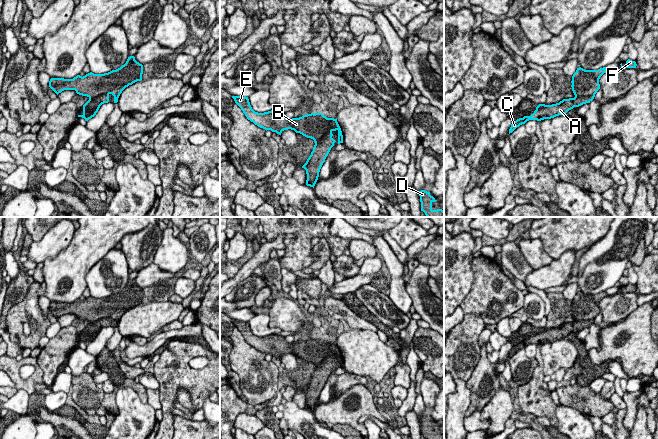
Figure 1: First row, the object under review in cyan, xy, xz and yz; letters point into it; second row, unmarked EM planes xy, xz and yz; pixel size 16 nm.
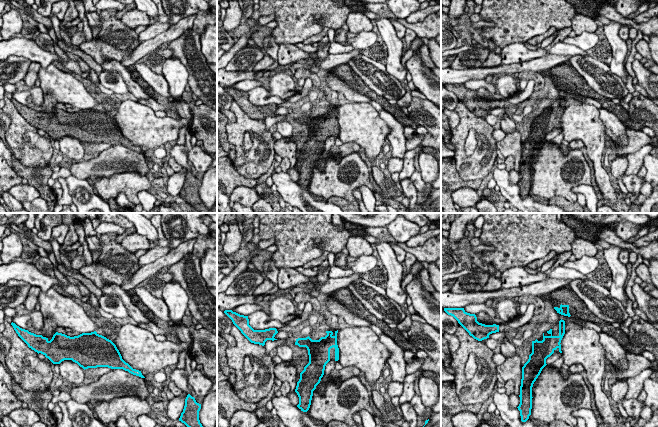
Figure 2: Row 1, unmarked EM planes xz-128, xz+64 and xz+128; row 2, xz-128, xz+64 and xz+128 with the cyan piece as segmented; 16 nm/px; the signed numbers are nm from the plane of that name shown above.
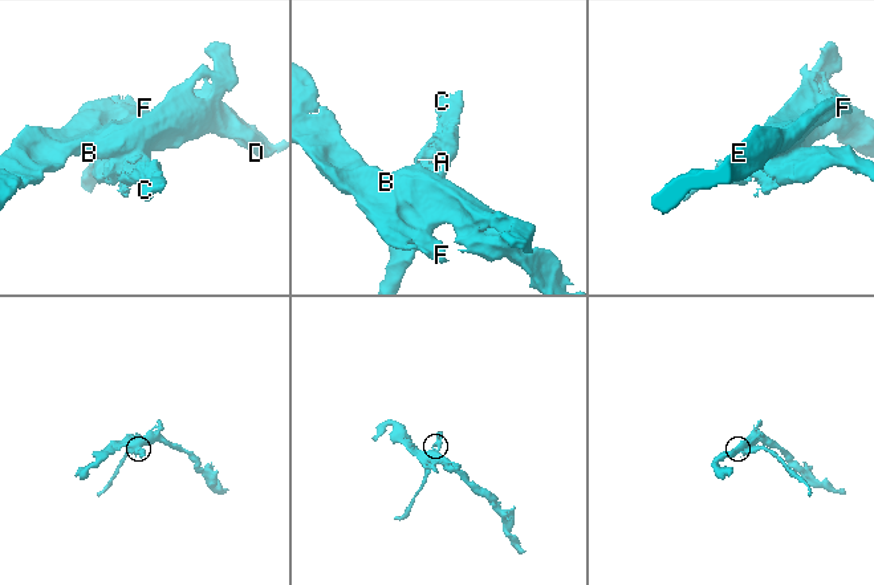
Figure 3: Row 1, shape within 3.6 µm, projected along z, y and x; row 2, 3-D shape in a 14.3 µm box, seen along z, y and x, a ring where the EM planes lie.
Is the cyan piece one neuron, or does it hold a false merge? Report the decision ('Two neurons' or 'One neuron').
Two neurons

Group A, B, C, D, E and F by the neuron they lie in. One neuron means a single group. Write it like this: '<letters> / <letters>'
A C / B D E F

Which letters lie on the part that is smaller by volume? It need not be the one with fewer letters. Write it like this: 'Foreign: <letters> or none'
Foreign: A, C

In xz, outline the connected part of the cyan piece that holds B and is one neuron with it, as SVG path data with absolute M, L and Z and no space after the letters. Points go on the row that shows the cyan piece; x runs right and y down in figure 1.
M232 96L235 103L241 108L248 120L260 128L271 130L281 135L284 130L294 130L307 138L320 140L327 132L339 129L339 124L334 118L327 118L322 113L311 113L299 118L286 118L278 110L264 113L255 112L248 97Z

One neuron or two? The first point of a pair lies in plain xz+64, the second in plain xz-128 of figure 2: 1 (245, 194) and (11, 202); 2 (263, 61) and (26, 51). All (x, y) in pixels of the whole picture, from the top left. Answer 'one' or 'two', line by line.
1: two
2: two

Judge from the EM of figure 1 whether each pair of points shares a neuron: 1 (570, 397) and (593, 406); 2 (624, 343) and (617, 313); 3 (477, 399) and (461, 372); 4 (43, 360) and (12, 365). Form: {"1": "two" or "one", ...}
{"1": "one", "2": "two", "3": "two", "4": "two"}

